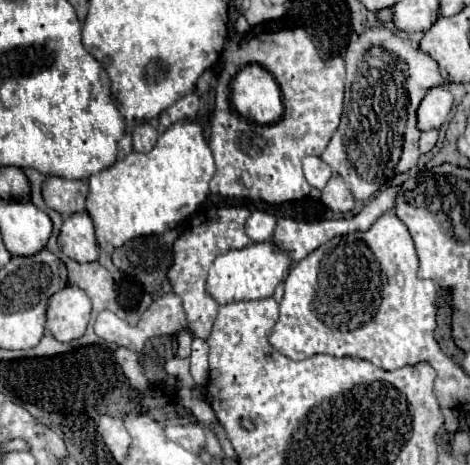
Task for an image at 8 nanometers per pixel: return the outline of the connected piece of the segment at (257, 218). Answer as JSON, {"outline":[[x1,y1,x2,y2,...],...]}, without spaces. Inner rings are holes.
{"outline":[[253,211,245,223,245,233,253,243,263,243,273,239,273,229,275,229,277,219,265,211]]}

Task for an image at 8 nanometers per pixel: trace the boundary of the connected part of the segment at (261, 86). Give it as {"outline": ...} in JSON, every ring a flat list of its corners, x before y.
{"outline":[[247,65,237,73,233,79,231,101,243,117,261,125,275,123,283,115,279,85,259,65]]}

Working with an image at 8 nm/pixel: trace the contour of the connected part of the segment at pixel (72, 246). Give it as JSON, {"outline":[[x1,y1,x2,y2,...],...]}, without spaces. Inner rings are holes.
{"outline":[[85,211,69,215,61,225,57,245,63,255,79,263,95,261,99,257,99,247,95,241,95,229,91,217]]}

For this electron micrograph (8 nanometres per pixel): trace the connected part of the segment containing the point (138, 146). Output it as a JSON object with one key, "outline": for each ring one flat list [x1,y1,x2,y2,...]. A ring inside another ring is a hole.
{"outline":[[143,123,143,125,137,125,137,127,133,129,131,137,133,137,133,147,135,147,135,151,147,153,147,151,153,149,153,145,157,143,157,137,159,137,159,135,157,135,157,131,155,131,149,123]]}

